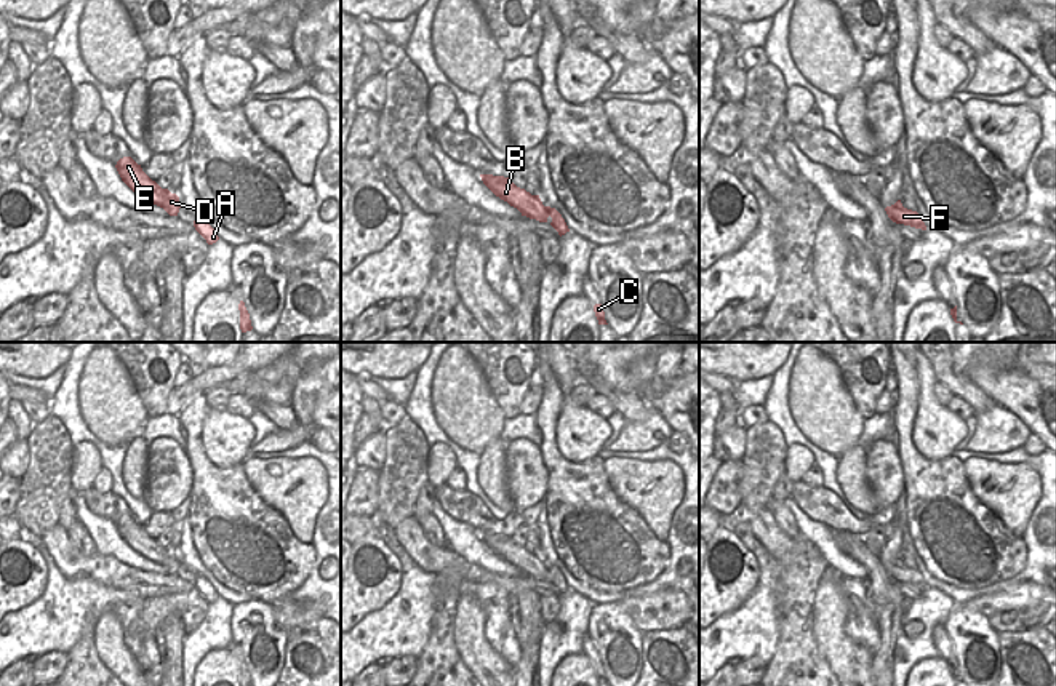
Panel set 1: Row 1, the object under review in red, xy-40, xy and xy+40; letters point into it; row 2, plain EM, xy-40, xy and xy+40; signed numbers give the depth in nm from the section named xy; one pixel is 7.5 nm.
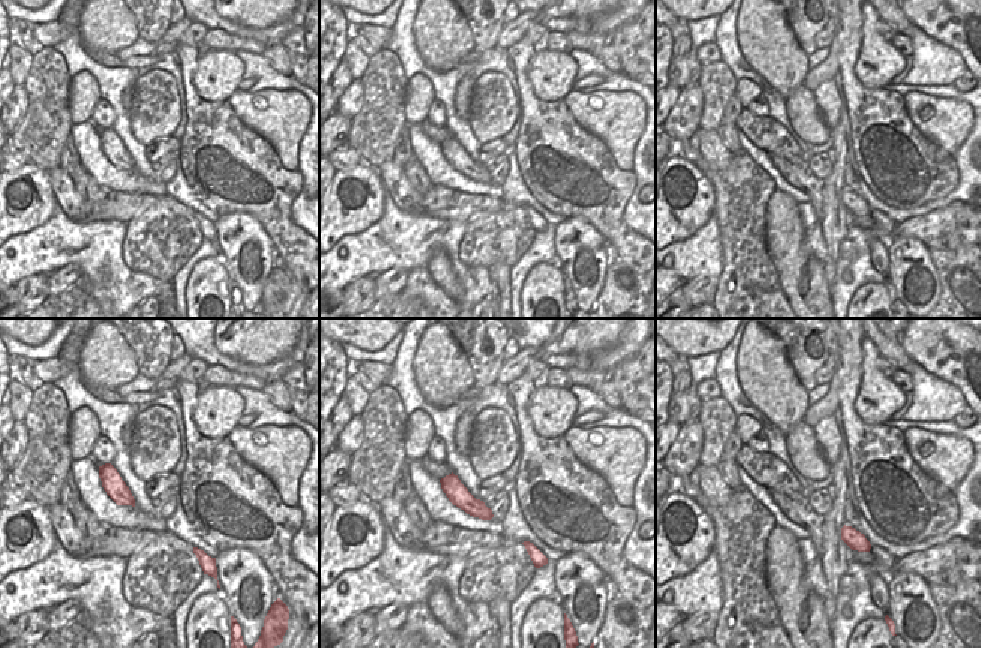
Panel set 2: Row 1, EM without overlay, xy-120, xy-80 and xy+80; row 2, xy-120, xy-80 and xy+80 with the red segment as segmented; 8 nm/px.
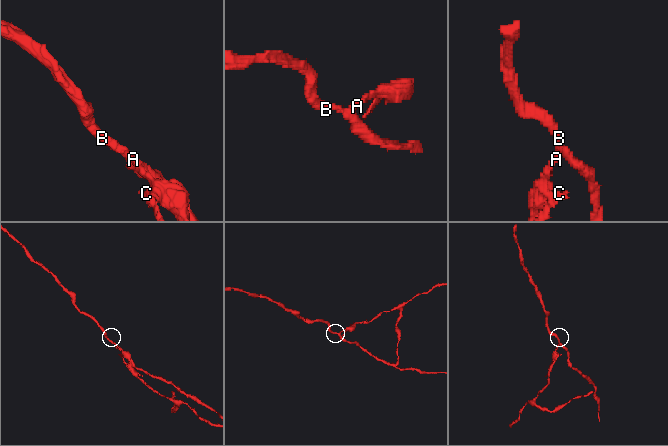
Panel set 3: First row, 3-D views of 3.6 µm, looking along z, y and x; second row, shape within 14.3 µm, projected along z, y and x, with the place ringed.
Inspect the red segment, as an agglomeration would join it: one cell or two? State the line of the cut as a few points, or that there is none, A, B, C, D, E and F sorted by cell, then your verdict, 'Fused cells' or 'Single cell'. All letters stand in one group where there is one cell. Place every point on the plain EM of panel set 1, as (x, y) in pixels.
Split along xy (546, 565), (551, 573). Groups: A C / B D E F. Fused cells.

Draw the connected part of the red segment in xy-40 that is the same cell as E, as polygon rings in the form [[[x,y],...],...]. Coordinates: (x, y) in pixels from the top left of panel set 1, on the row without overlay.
[[[123,515],[115,523],[122,539],[147,560],[163,566],[170,574],[178,574],[181,560],[176,552],[162,547],[152,539],[131,515]]]

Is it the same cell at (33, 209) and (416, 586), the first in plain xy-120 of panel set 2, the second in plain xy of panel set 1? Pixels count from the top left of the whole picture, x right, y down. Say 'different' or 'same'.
different

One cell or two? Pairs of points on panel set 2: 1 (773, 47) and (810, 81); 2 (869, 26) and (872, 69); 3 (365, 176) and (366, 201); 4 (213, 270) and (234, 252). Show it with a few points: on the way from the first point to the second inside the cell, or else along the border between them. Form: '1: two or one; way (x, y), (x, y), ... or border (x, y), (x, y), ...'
1: two; border (807, 69), (804, 84), (812, 92)
2: one; way (870, 38), (876, 60)
3: one; way (366, 182), (372, 195)
4: two; border (221, 257), (231, 279)

